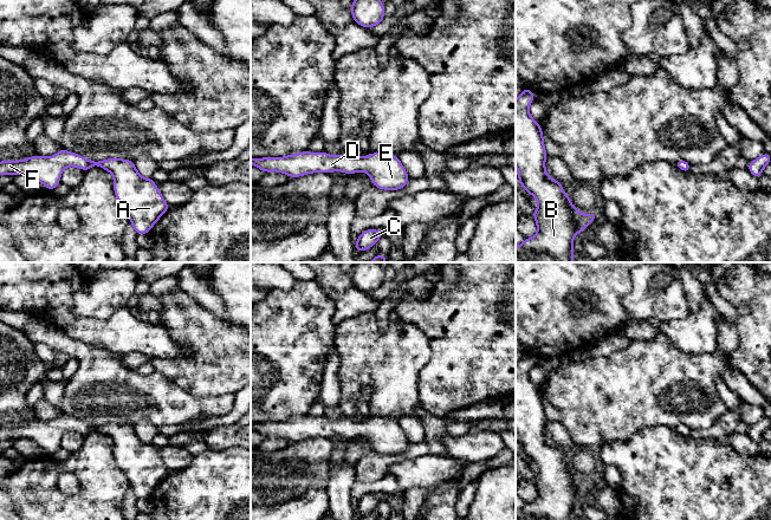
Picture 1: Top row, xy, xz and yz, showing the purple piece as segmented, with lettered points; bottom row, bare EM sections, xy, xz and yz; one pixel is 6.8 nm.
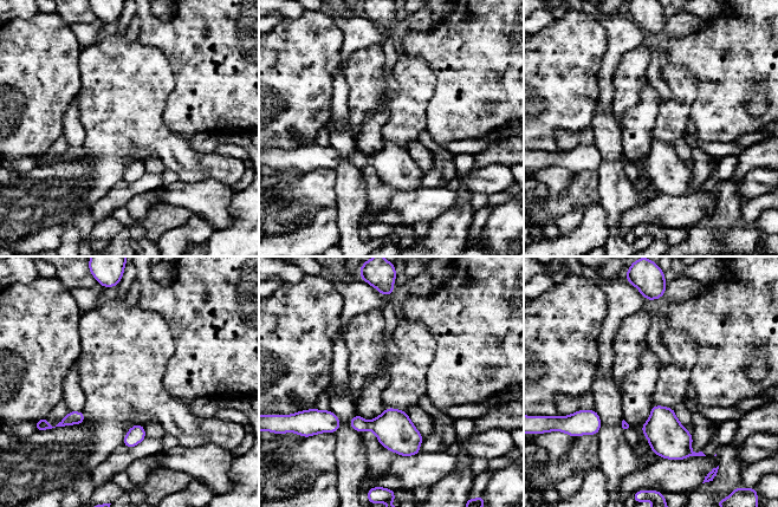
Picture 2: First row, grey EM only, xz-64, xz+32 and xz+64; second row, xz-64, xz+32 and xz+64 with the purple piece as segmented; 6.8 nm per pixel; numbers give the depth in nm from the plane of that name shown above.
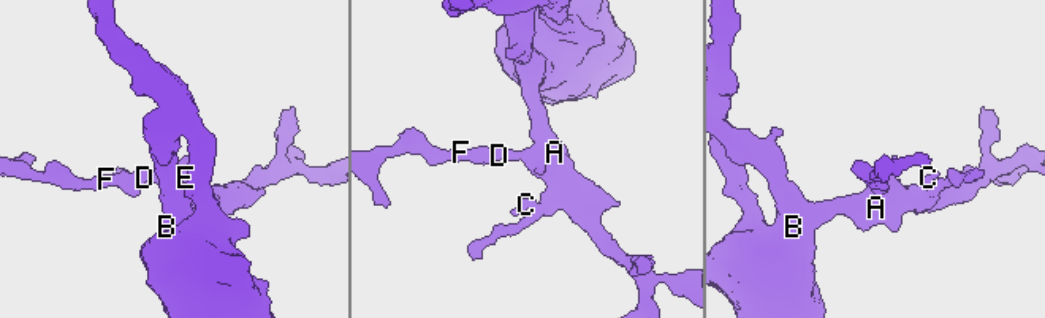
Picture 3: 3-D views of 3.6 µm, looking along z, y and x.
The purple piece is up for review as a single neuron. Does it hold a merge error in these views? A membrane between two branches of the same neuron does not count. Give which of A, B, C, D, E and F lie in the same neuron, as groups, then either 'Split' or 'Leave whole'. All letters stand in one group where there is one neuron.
Groups: A B C D E F. Leave whole

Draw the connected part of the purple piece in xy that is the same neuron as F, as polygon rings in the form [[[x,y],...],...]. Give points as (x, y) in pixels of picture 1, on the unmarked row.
[[[60,414],[56,420],[35,420],[19,425],[1,425],[0,440],[27,438],[52,456],[65,433],[77,431],[88,436],[97,430],[114,441],[114,456],[125,474],[129,486],[138,500],[148,499],[158,483],[170,473],[153,443],[144,443],[132,424],[108,423],[90,425],[72,416]]]

